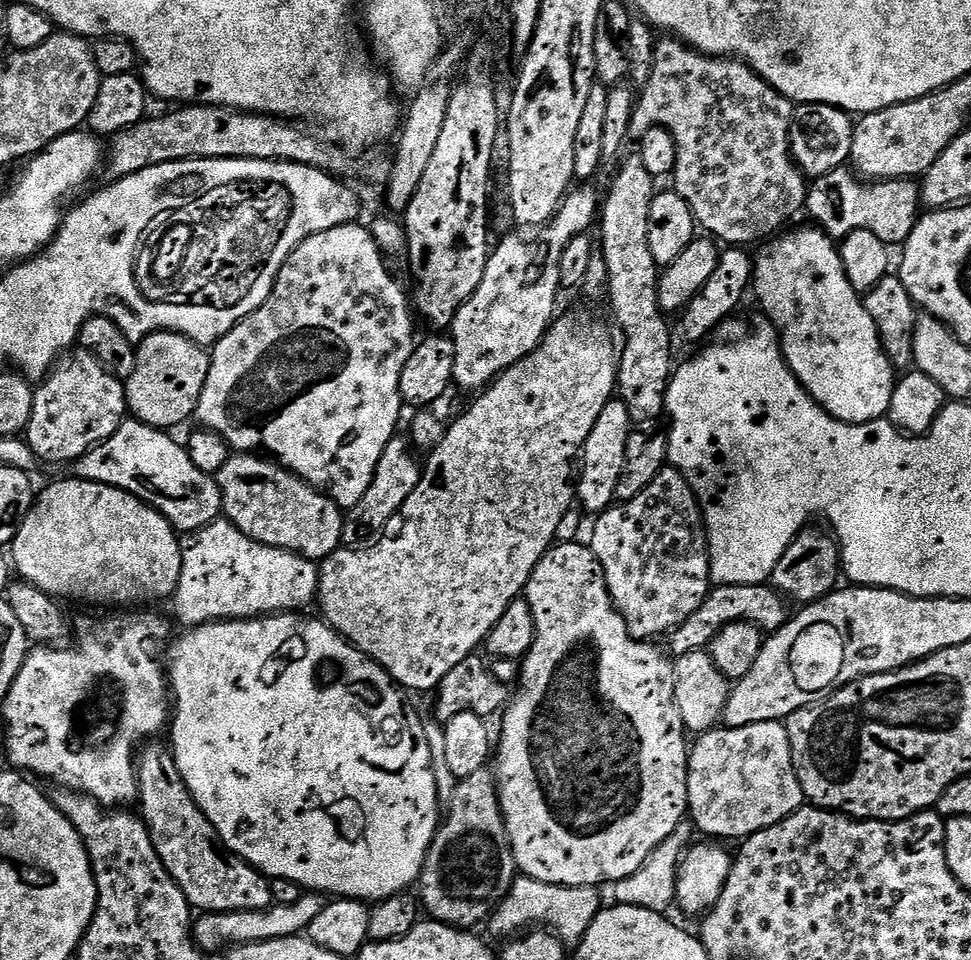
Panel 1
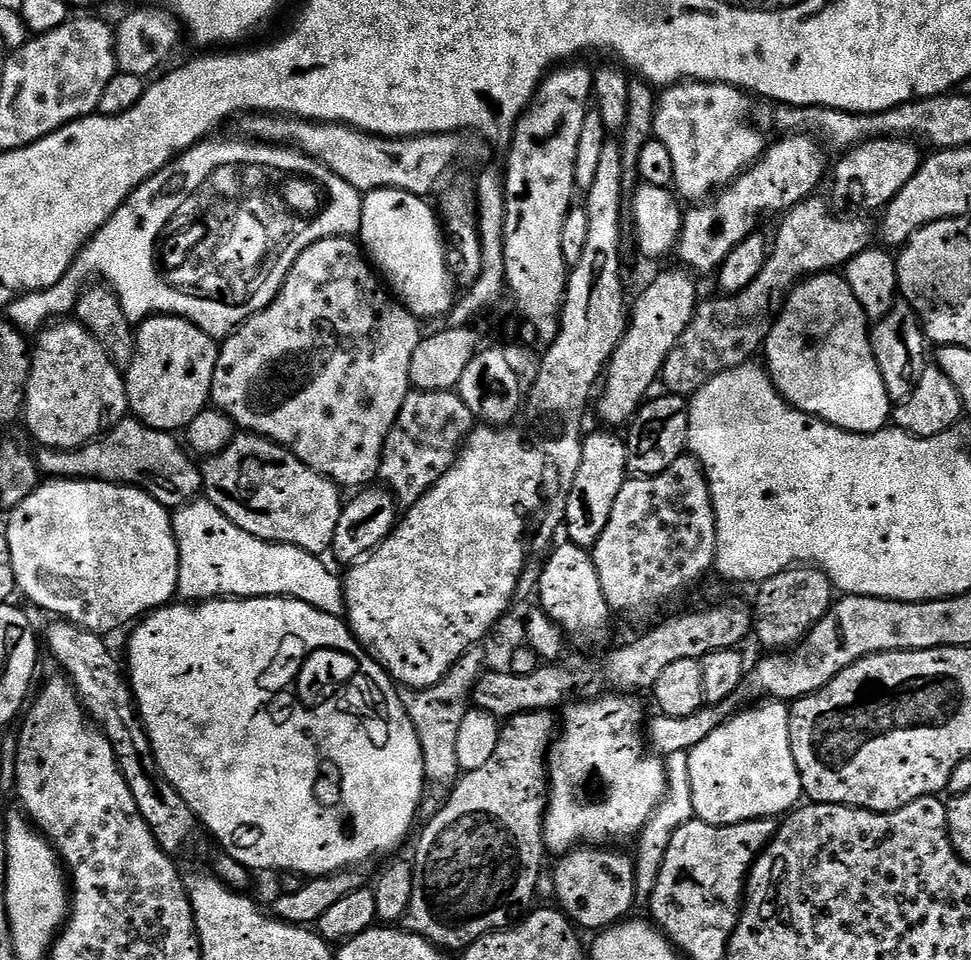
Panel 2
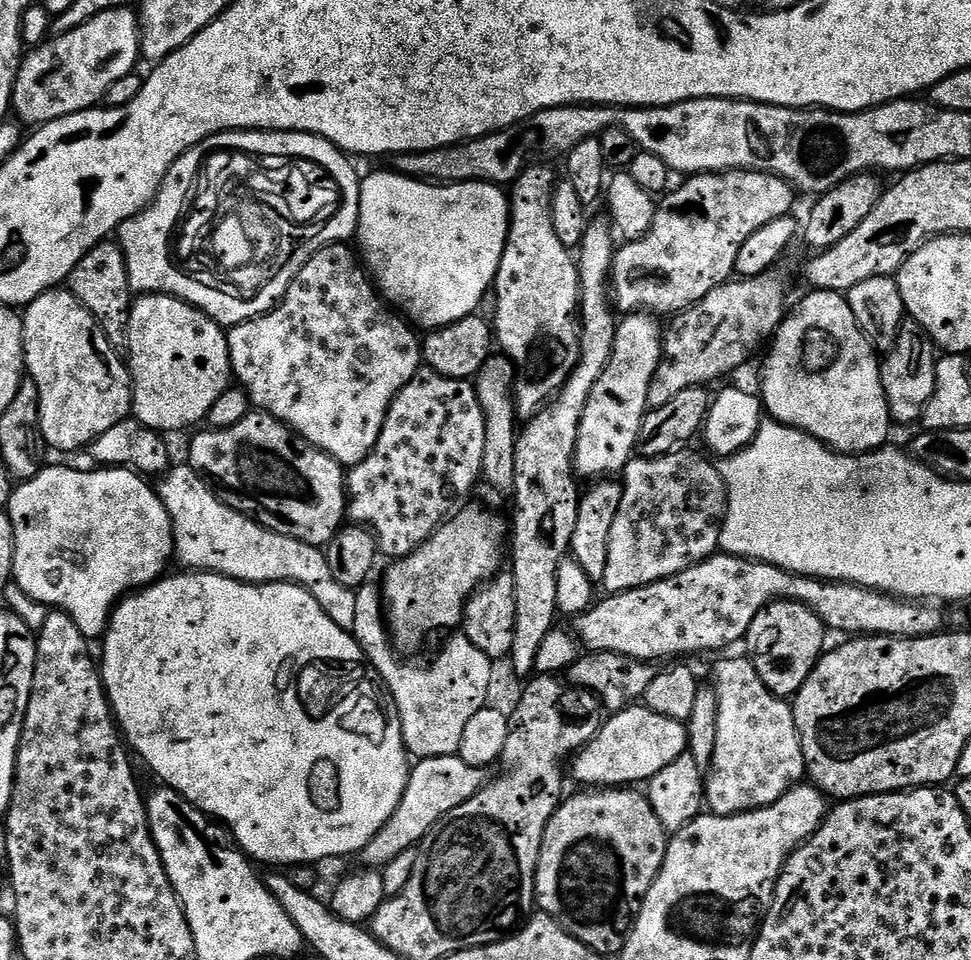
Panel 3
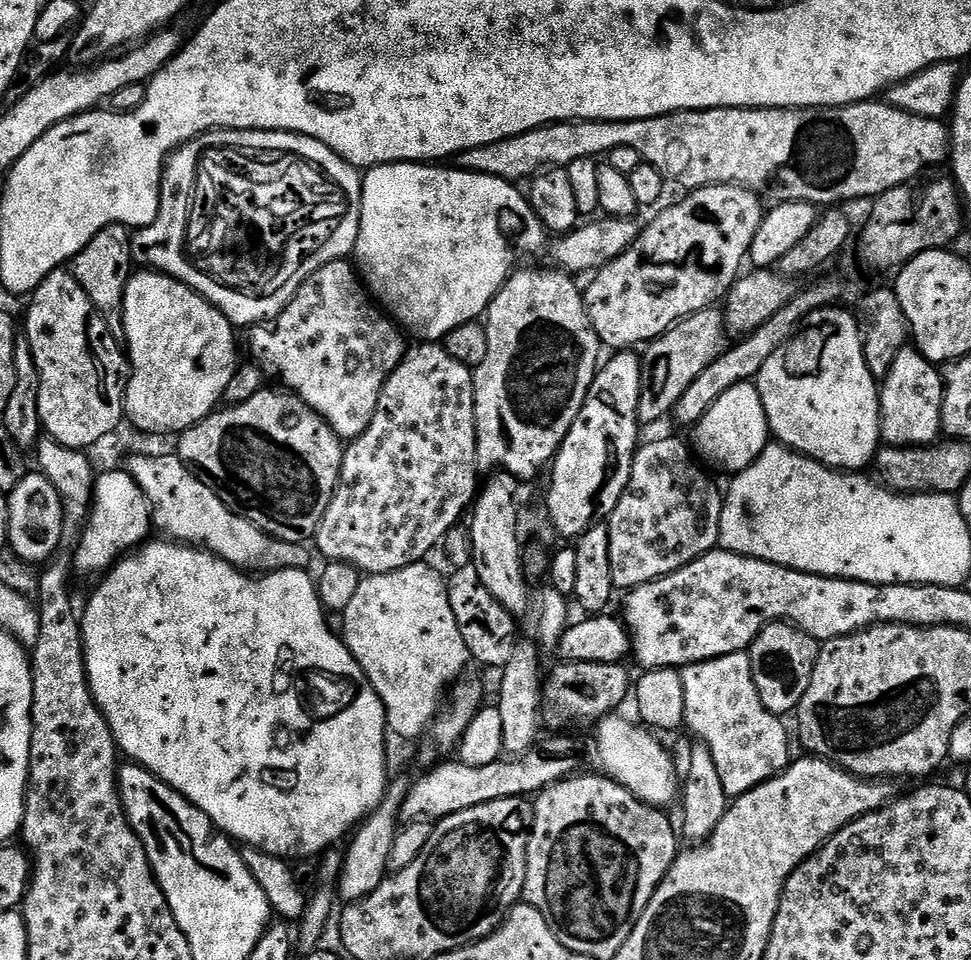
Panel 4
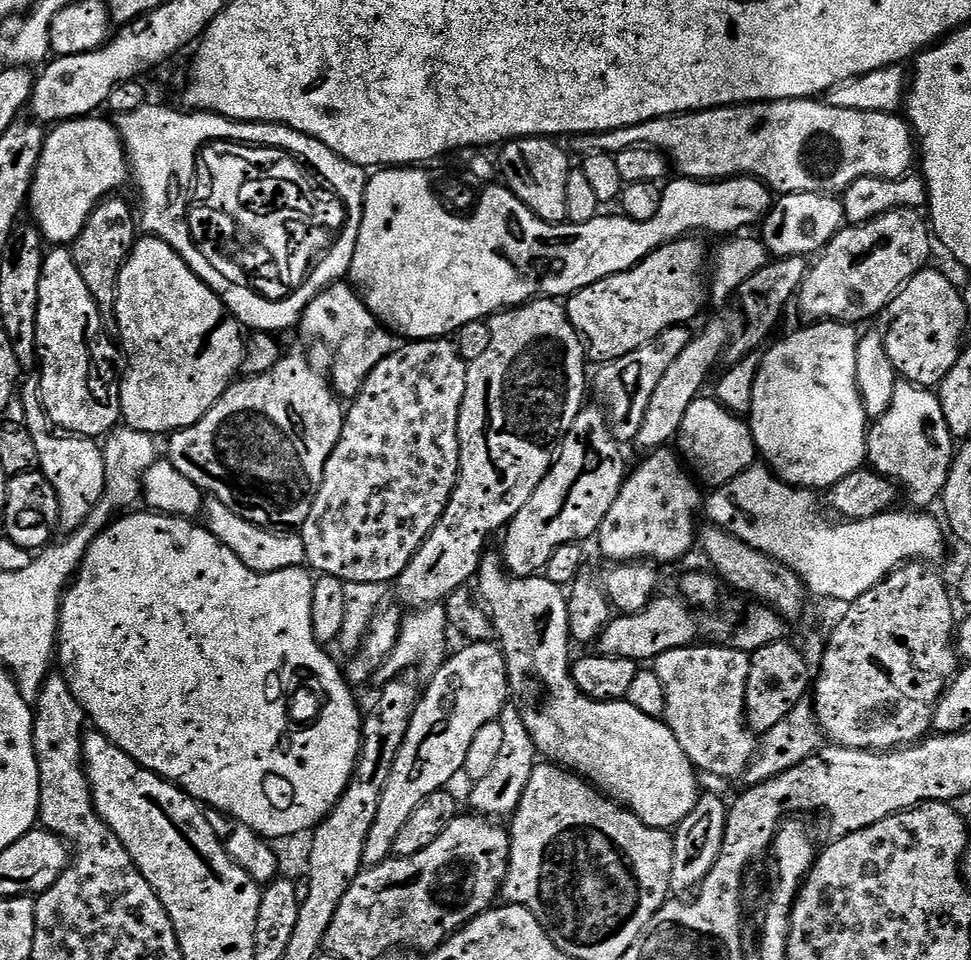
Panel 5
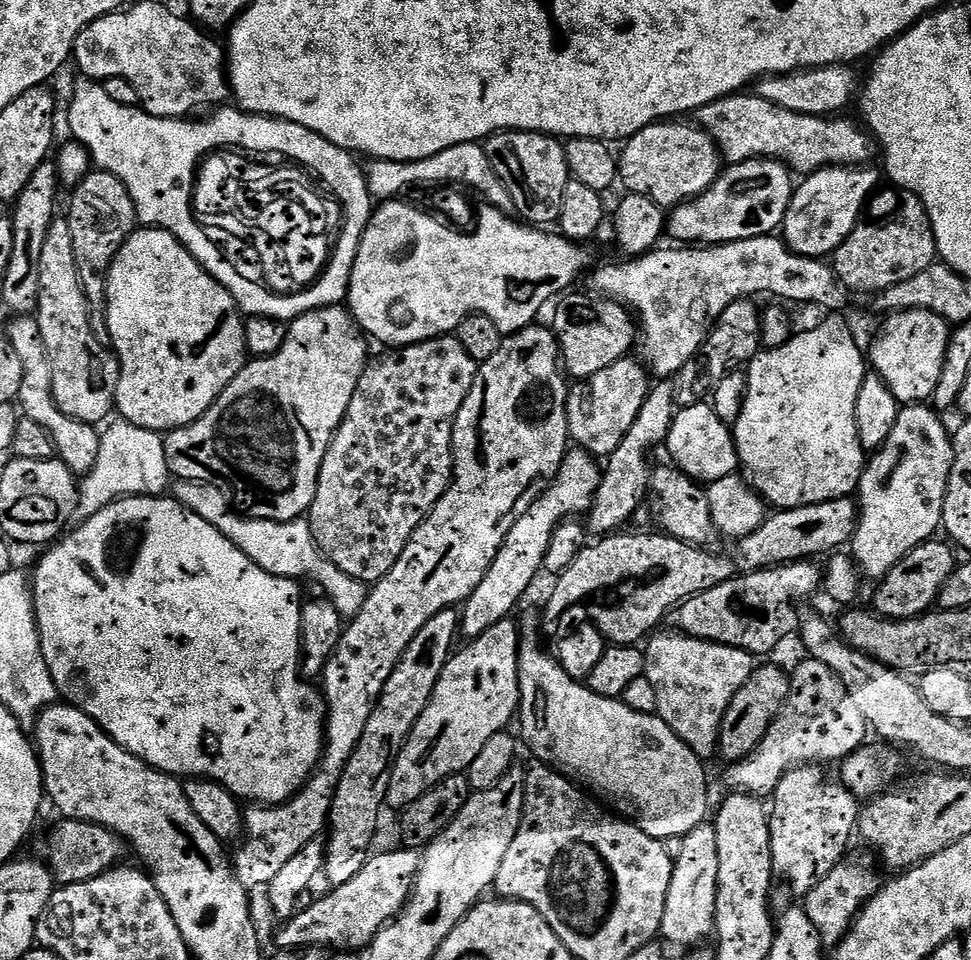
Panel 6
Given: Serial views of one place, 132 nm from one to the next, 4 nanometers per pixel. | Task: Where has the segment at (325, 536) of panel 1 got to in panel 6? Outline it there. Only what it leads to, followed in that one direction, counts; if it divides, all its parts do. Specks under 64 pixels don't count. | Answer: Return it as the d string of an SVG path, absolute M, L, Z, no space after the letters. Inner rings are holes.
M347 307L315 308L312 312L296 317L288 324L286 342L282 342L282 350L278 350L278 354L249 359L241 368L240 373L225 386L217 400L193 424L174 428L163 437L166 462L171 475L176 480L200 480L204 484L213 484L224 489L230 497L235 511L239 512L241 516L248 517L249 520L290 522L301 519L314 502L314 494L318 490L318 478L322 470L322 462L326 458L326 450L330 446L334 434L339 430L340 423L344 421L344 415L350 406L350 398L354 398L354 390L358 390L358 378L362 378L365 368L370 363L367 343L369 344L369 341L366 339L365 333Z

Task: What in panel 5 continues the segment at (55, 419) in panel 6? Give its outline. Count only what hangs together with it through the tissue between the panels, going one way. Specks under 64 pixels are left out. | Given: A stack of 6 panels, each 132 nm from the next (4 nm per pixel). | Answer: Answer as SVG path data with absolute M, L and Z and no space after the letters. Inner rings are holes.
M32 377L23 381L18 392L18 404L24 407L22 422L30 430L34 438L34 447L38 450L39 472L43 474L54 486L54 494L58 498L58 521L65 533L77 532L94 514L94 506L102 498L106 490L106 462L104 461L103 447L91 436L74 436L57 430L52 421L48 419L44 404L40 400L40 377Z

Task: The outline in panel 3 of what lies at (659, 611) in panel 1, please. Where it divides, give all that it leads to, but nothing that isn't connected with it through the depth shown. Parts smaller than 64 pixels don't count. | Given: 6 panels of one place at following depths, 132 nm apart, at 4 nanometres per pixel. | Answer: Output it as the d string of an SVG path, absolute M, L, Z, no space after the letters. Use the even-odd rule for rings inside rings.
M692 450L633 458L624 467L622 502L618 506L618 514L614 514L614 526L610 526L608 561L602 581L605 593L629 592L650 586L700 564L719 549L720 526L724 523L724 509L728 506L728 491L719 467L707 455L699 456L696 452L688 451Z

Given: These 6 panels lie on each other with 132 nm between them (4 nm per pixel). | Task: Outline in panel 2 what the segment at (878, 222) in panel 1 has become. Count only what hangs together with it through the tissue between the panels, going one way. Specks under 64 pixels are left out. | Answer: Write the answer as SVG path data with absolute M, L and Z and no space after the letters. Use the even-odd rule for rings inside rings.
M806 199L783 213L781 220L784 221L776 232L776 241L771 241L758 278L754 278L746 290L717 295L717 300L701 299L697 303L690 326L686 326L682 338L674 342L674 350L670 350L659 374L671 395L691 397L707 380L749 363L755 357L752 355L763 349L776 317L784 307L784 300L801 280L820 272L843 269L873 243L873 225L871 228L864 220L831 216L827 206L816 199Z

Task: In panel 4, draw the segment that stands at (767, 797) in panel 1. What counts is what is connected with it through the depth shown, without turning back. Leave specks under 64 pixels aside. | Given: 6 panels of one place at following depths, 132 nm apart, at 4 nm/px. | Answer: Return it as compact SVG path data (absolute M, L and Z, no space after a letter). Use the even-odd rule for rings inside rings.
M747 651L726 654L701 664L688 664L679 669L679 673L682 690L686 692L684 723L687 731L699 743L705 744L713 755L714 766L718 768L722 786L728 797L735 798L746 794L754 790L754 786L766 782L771 776L778 775L788 767L790 755L788 756L788 732L784 729L785 721L766 710L766 706L762 706L760 695L754 686Z

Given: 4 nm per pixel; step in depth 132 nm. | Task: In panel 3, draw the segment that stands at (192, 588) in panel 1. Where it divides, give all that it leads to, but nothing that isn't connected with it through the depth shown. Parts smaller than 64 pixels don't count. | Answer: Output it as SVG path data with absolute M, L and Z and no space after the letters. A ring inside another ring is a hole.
M187 464L169 467L159 477L158 491L172 523L175 559L180 559L185 569L213 572L244 584L297 584L312 595L314 602L318 602L340 628L352 629L356 593L334 582L327 555L317 545L298 542L298 538L263 528L249 516L226 506Z

